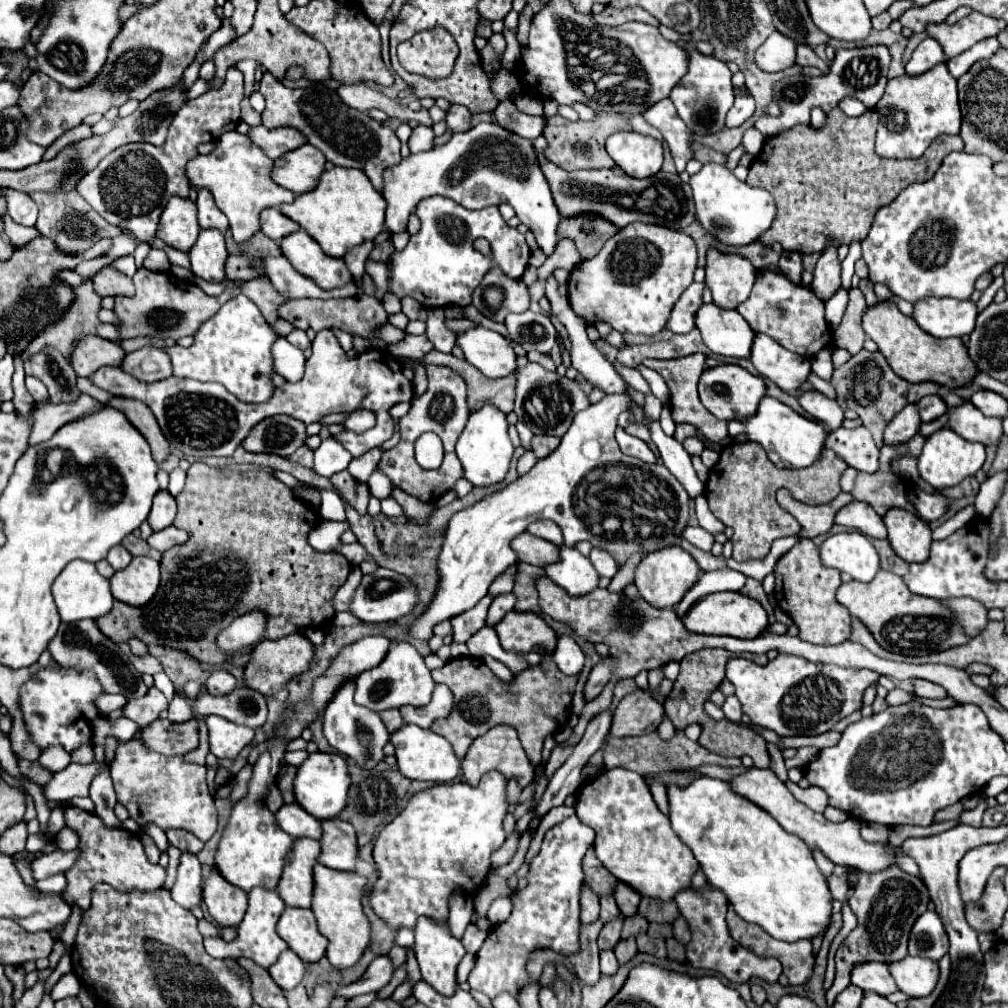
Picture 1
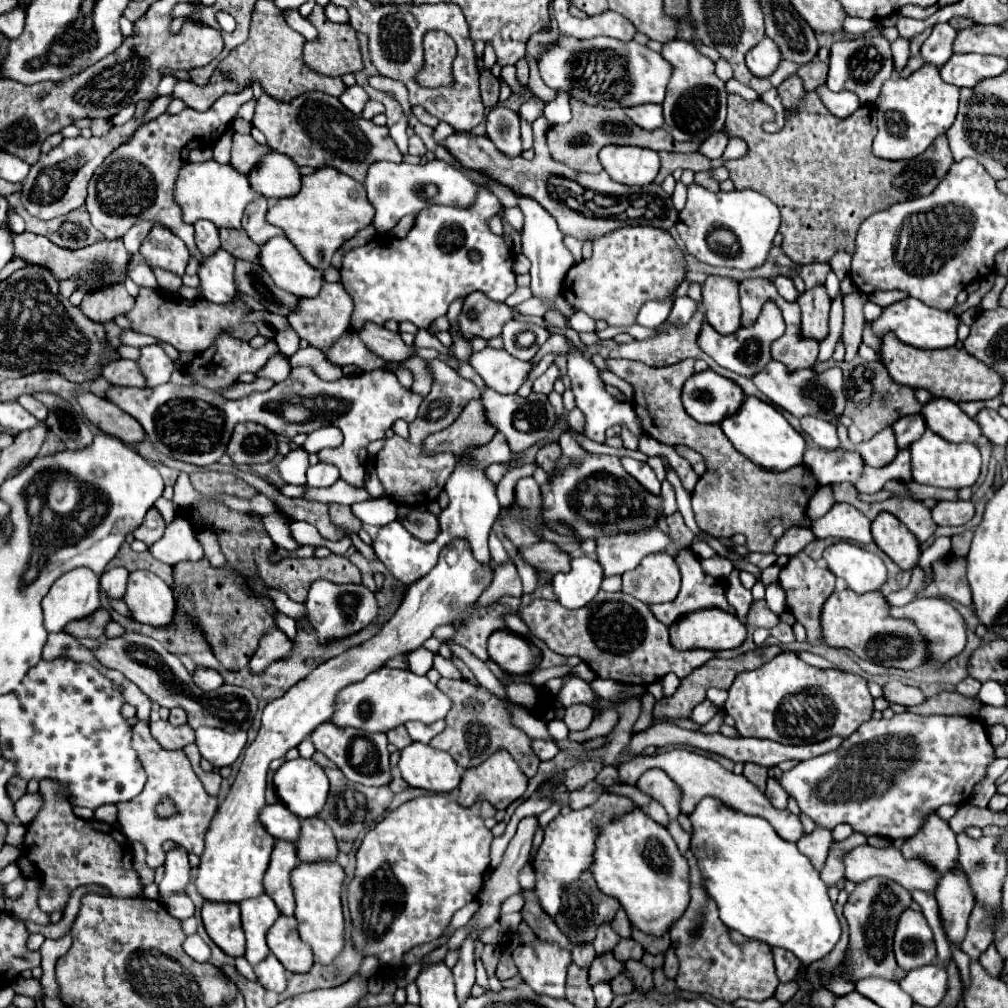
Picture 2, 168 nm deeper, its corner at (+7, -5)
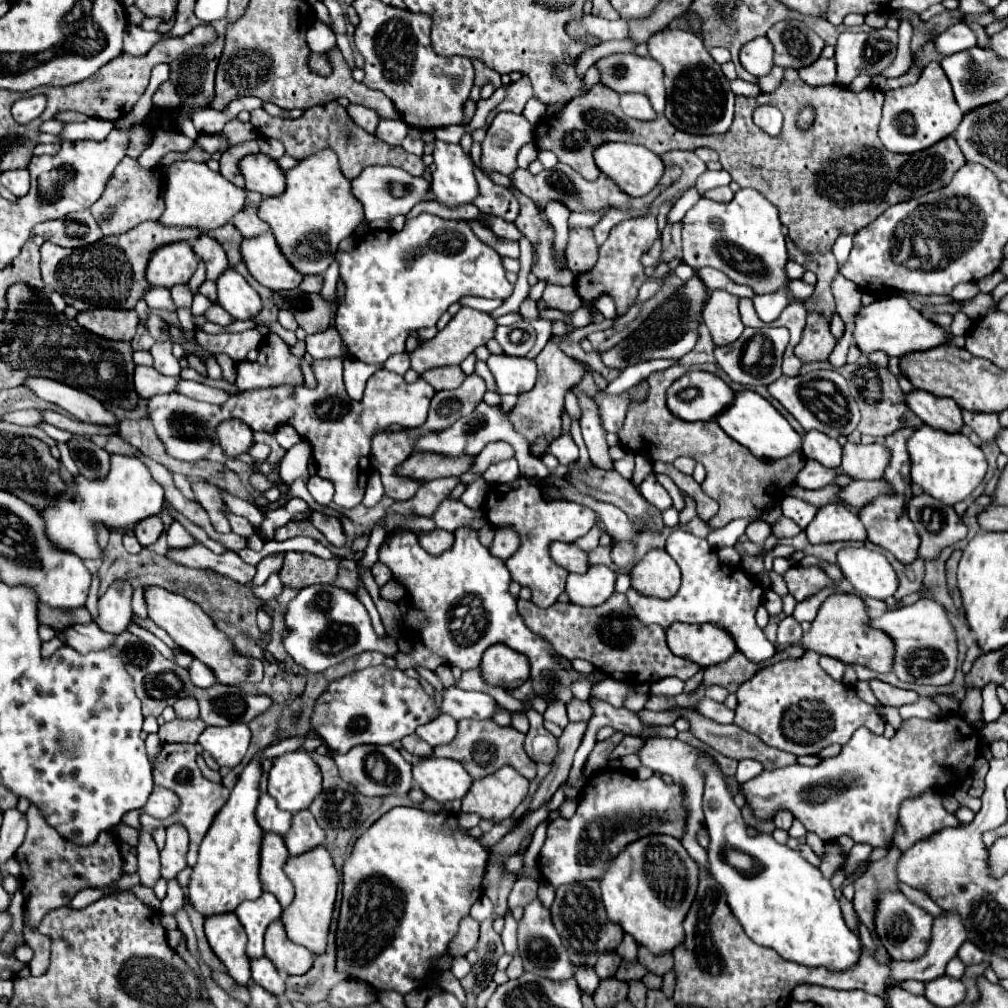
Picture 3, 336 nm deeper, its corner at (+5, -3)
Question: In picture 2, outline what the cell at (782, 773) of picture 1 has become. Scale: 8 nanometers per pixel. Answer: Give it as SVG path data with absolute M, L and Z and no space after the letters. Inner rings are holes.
M776 778L768 780L768 788L766 788L766 796L770 800L770 804L774 804L774 808L784 810L788 804L788 794L784 792L784 788L778 784Z

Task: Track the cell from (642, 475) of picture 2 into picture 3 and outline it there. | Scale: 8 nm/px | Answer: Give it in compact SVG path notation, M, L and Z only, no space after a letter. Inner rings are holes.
M650 474L650 476L644 478L644 482L640 484L640 492L642 492L642 496L644 496L650 504L654 504L658 510L664 510L664 508L672 506L672 498L670 498L668 492L664 490L664 486L654 478L654 474Z

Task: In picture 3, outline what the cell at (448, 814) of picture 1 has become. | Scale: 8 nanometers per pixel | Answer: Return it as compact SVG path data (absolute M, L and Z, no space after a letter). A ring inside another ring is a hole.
M398 806L386 812L382 818L378 818L358 840L350 854L350 858L344 862L344 890L342 890L342 906L340 906L340 918L338 918L338 932L336 932L336 944L338 944L338 966L348 974L348 978L364 980L376 990L394 990L400 994L408 994L410 990L418 988L420 982L426 980L426 974L430 970L430 958L436 958L448 950L448 942L458 930L458 922L468 916L470 906L482 896L482 874L486 870L490 852L480 844L478 838L470 836L466 828L458 824L458 816L440 810L440 812L426 812L414 806Z

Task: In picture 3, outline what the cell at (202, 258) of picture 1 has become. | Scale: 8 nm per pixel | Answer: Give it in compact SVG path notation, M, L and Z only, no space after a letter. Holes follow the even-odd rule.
M226 268L216 280L216 286L218 286L218 304L236 320L248 320L262 310L260 296L234 268Z

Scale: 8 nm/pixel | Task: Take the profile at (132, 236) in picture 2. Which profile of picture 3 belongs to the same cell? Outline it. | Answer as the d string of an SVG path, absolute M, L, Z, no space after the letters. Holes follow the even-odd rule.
M174 162L166 170L168 178L168 194L166 194L166 210L160 216L162 226L186 226L186 228L198 228L202 232L210 232L214 228L220 228L244 208L248 190L234 186L230 180L226 180L220 172L214 172L204 162Z

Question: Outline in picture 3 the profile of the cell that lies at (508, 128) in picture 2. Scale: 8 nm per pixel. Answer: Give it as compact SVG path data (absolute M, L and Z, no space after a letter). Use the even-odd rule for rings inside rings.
M500 112L494 116L486 140L482 142L482 168L500 174L516 170L518 150L534 140L534 128L522 114Z

